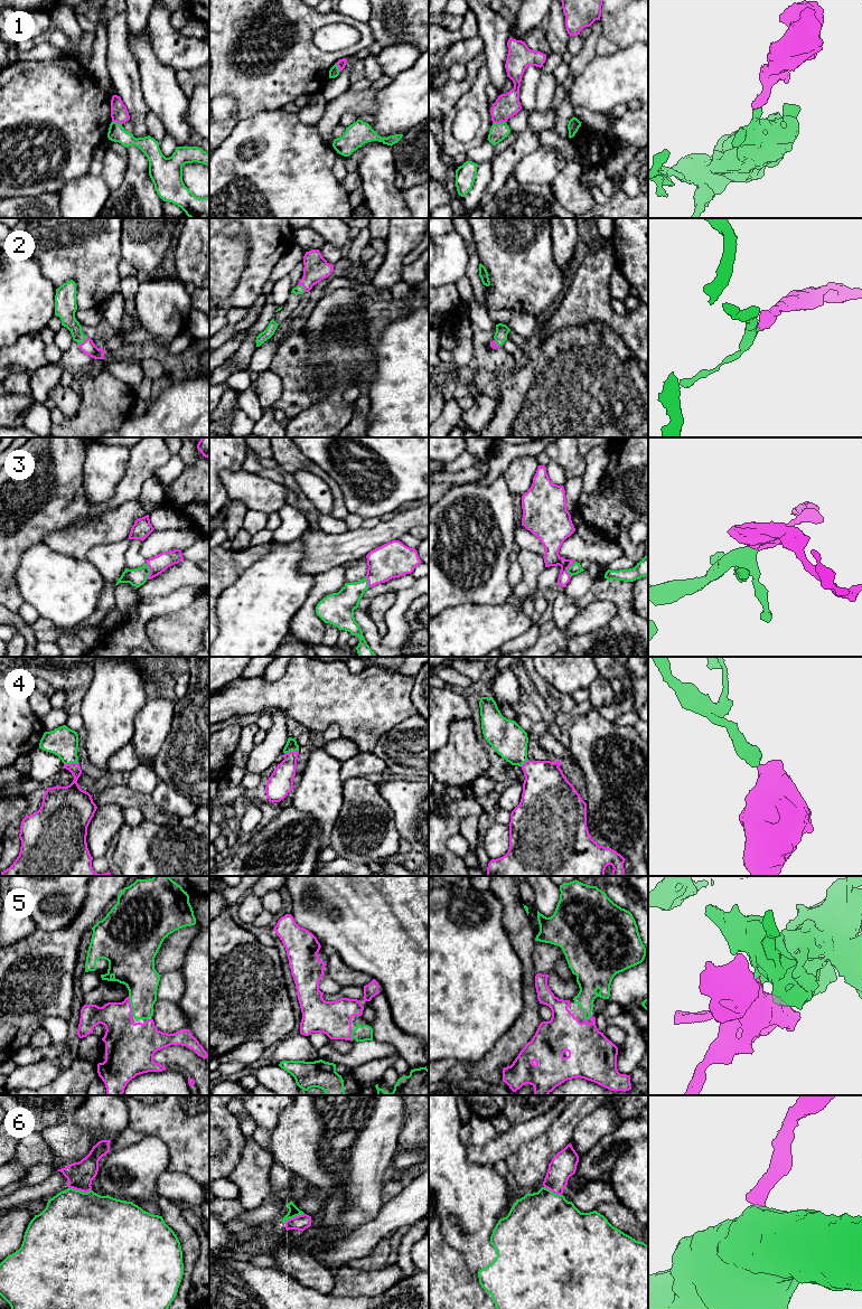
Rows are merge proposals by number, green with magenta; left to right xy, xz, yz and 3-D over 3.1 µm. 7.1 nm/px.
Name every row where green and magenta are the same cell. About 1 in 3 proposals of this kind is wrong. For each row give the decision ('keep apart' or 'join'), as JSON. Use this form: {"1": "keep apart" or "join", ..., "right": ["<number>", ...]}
{"1": "keep apart", "2": "join", "3": "join", "4": "join", "5": "join", "6": "join", "right": ["2", "3", "4", "5", "6"]}

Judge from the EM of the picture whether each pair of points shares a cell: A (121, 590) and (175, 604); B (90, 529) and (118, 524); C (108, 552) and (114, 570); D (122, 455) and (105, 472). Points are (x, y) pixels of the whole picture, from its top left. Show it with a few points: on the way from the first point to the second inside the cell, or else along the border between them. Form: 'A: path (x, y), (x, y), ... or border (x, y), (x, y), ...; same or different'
A: border (140, 599), (138, 614), (134, 618), (123, 619); different
B: path (96, 529), (111, 527); same
C: path (108, 556), (111, 565); same
D: path (118, 460), (110, 468); same

